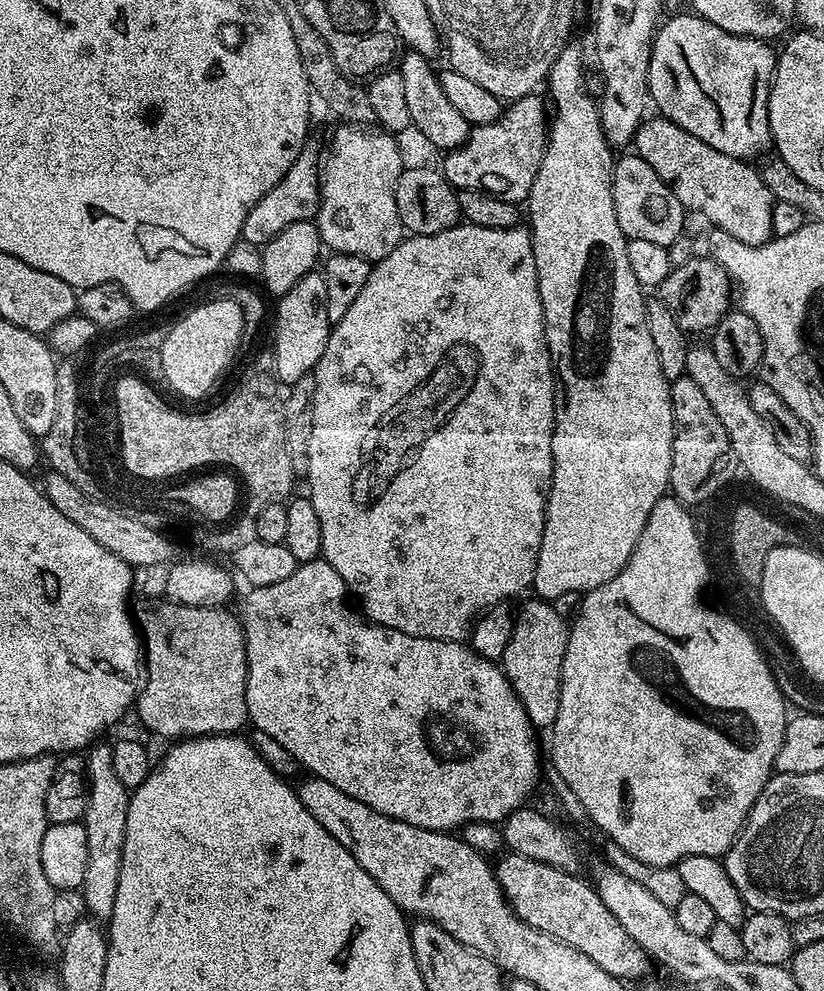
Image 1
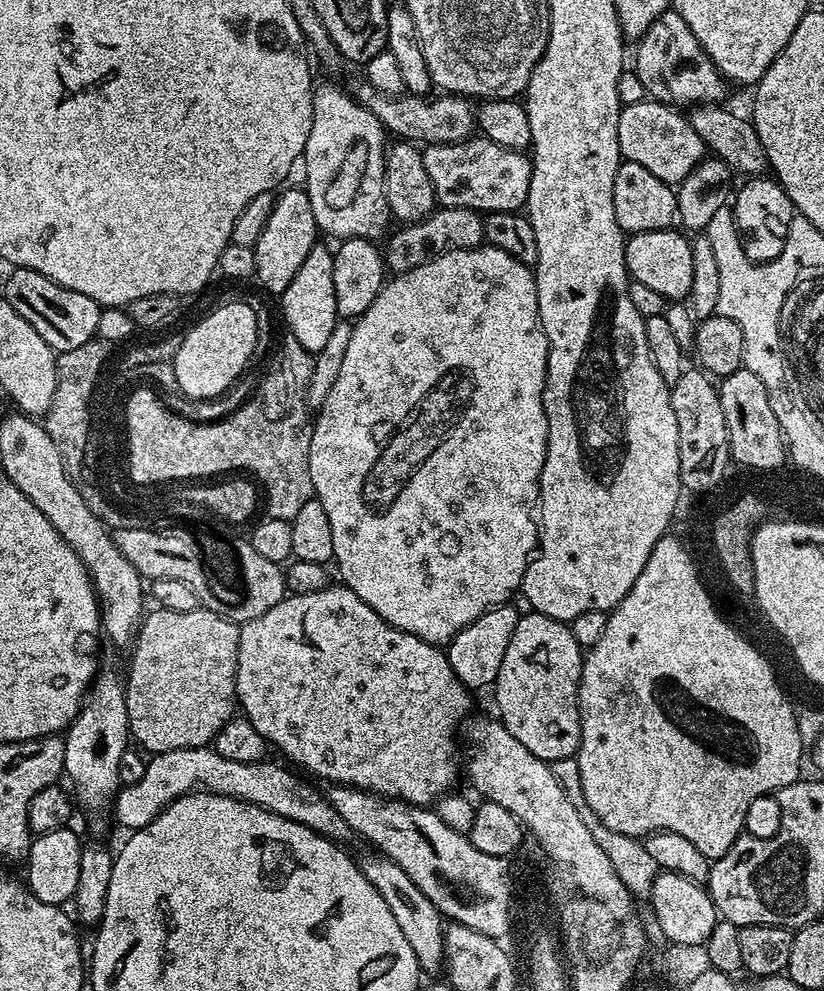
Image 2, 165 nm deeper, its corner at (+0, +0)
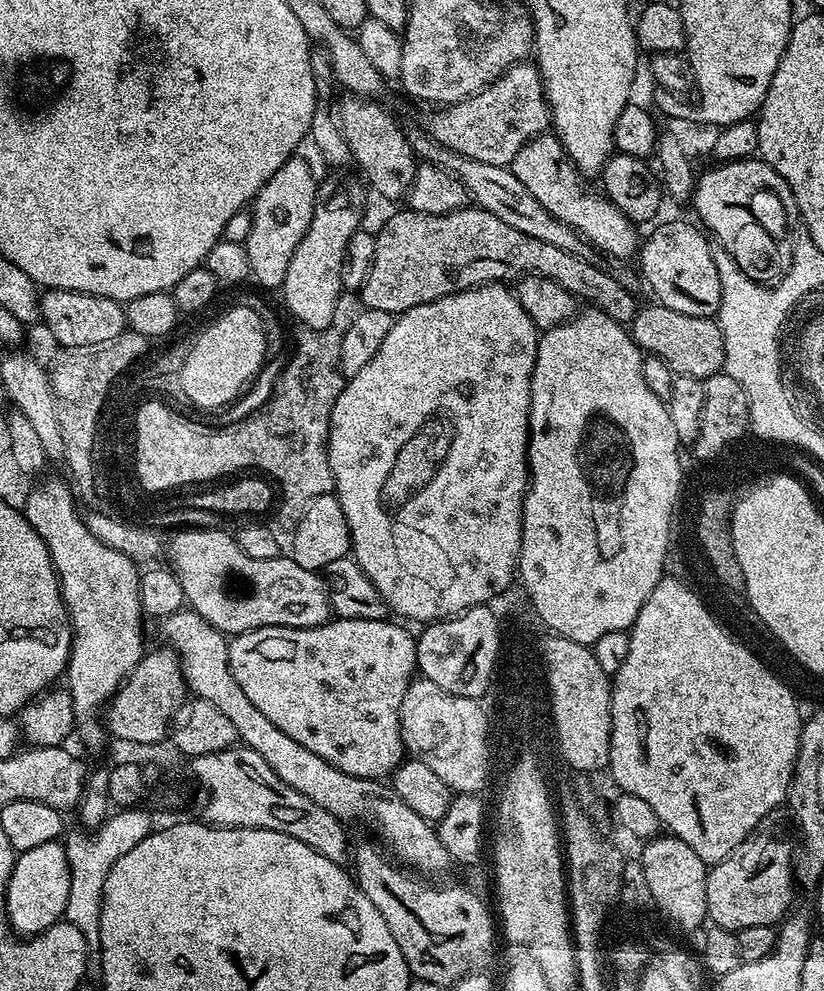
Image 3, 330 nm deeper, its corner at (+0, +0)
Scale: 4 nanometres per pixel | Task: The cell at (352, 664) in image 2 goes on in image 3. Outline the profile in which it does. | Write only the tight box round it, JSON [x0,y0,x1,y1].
[228,618,418,781]

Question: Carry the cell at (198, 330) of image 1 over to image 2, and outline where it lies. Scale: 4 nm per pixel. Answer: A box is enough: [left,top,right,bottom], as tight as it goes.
[172,302,255,400]

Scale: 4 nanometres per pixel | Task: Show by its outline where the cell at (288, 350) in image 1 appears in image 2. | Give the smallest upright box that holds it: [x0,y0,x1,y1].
[278,242,338,353]

